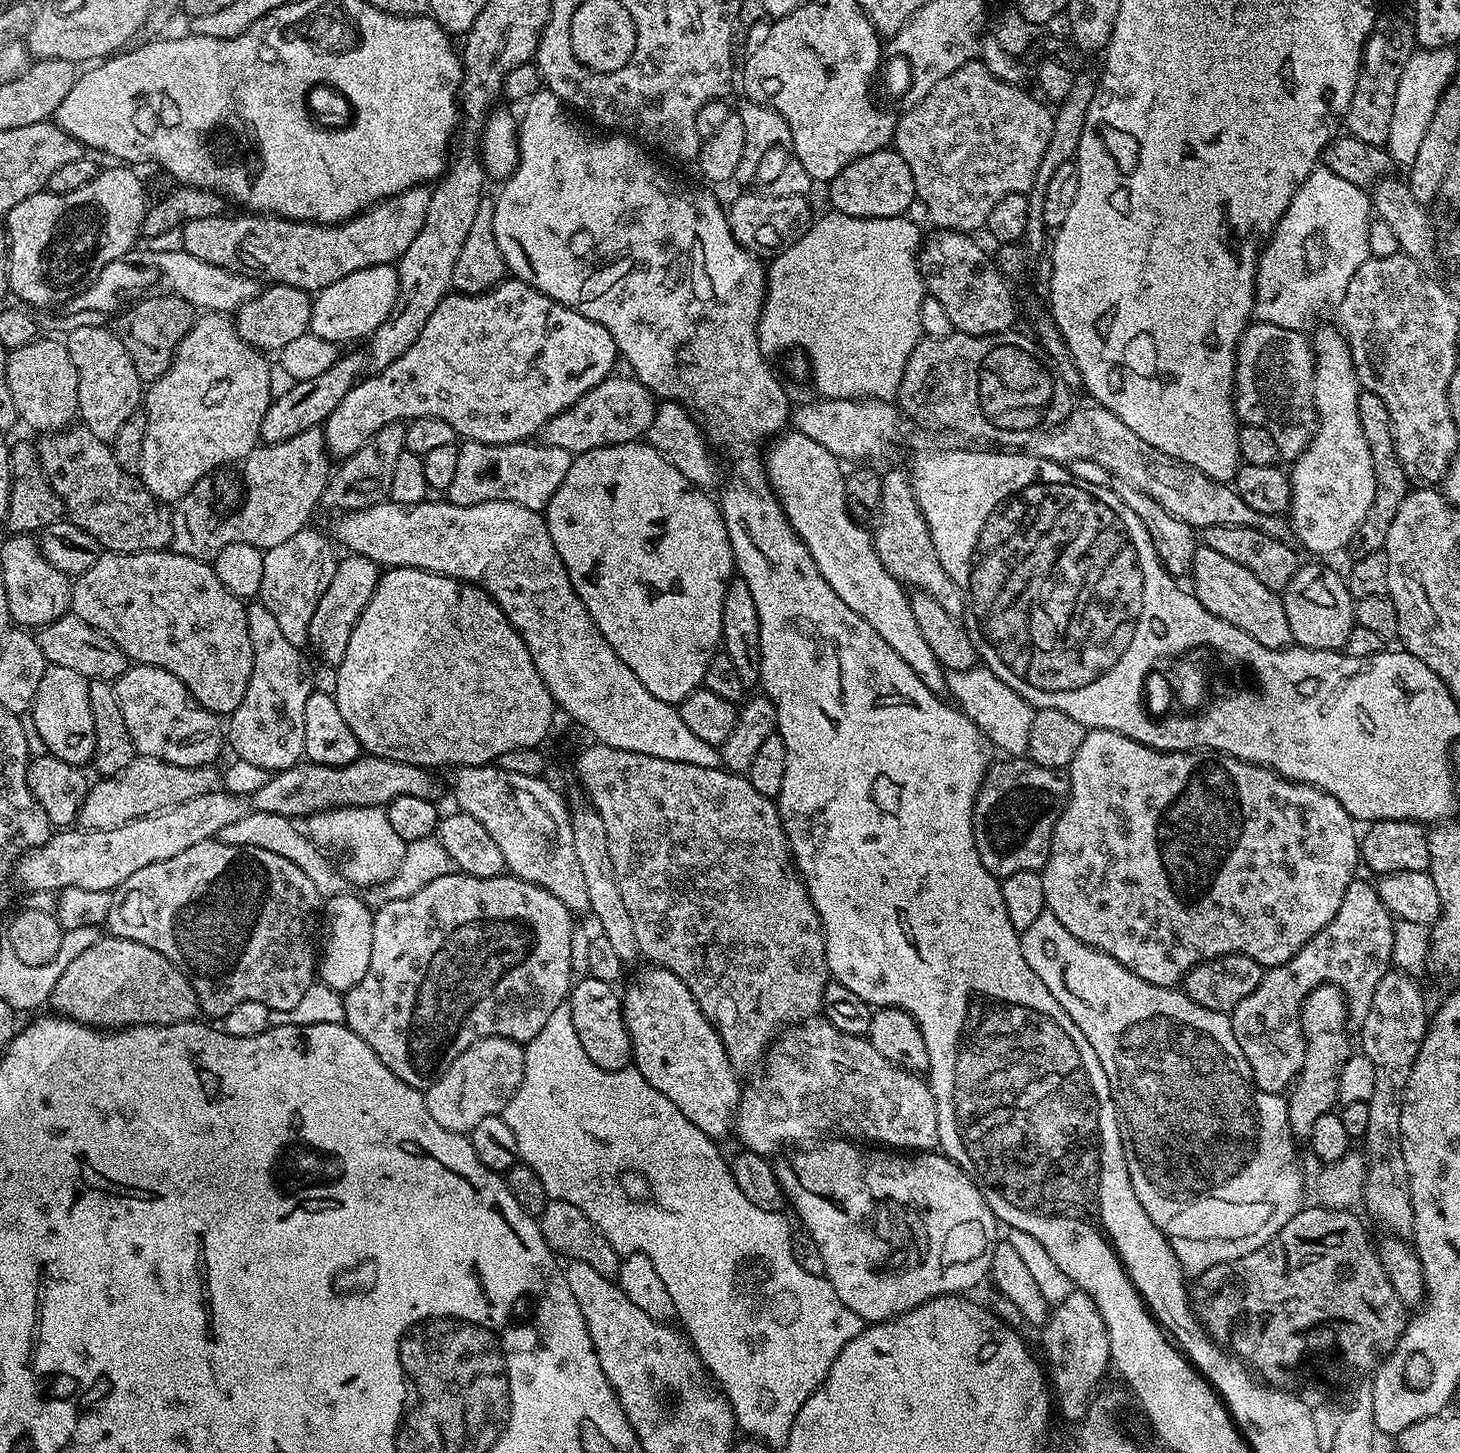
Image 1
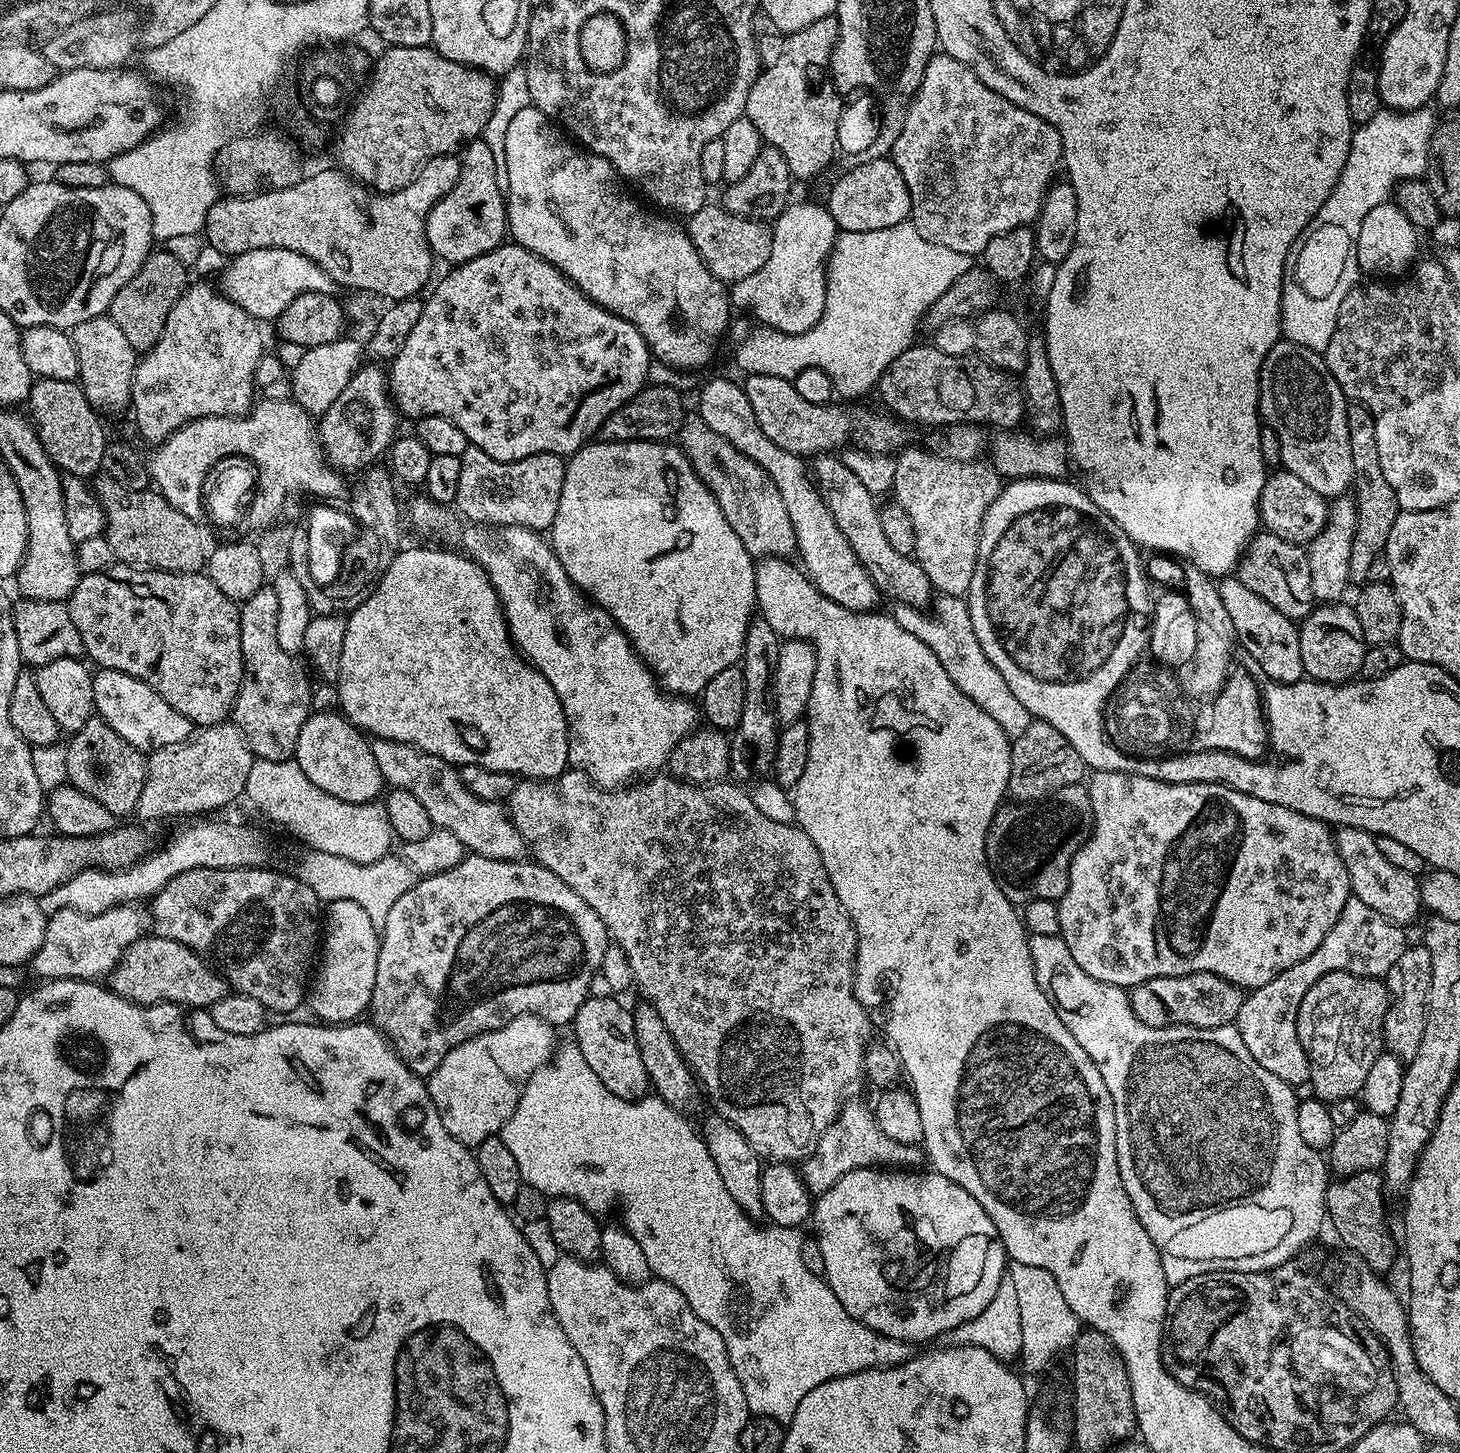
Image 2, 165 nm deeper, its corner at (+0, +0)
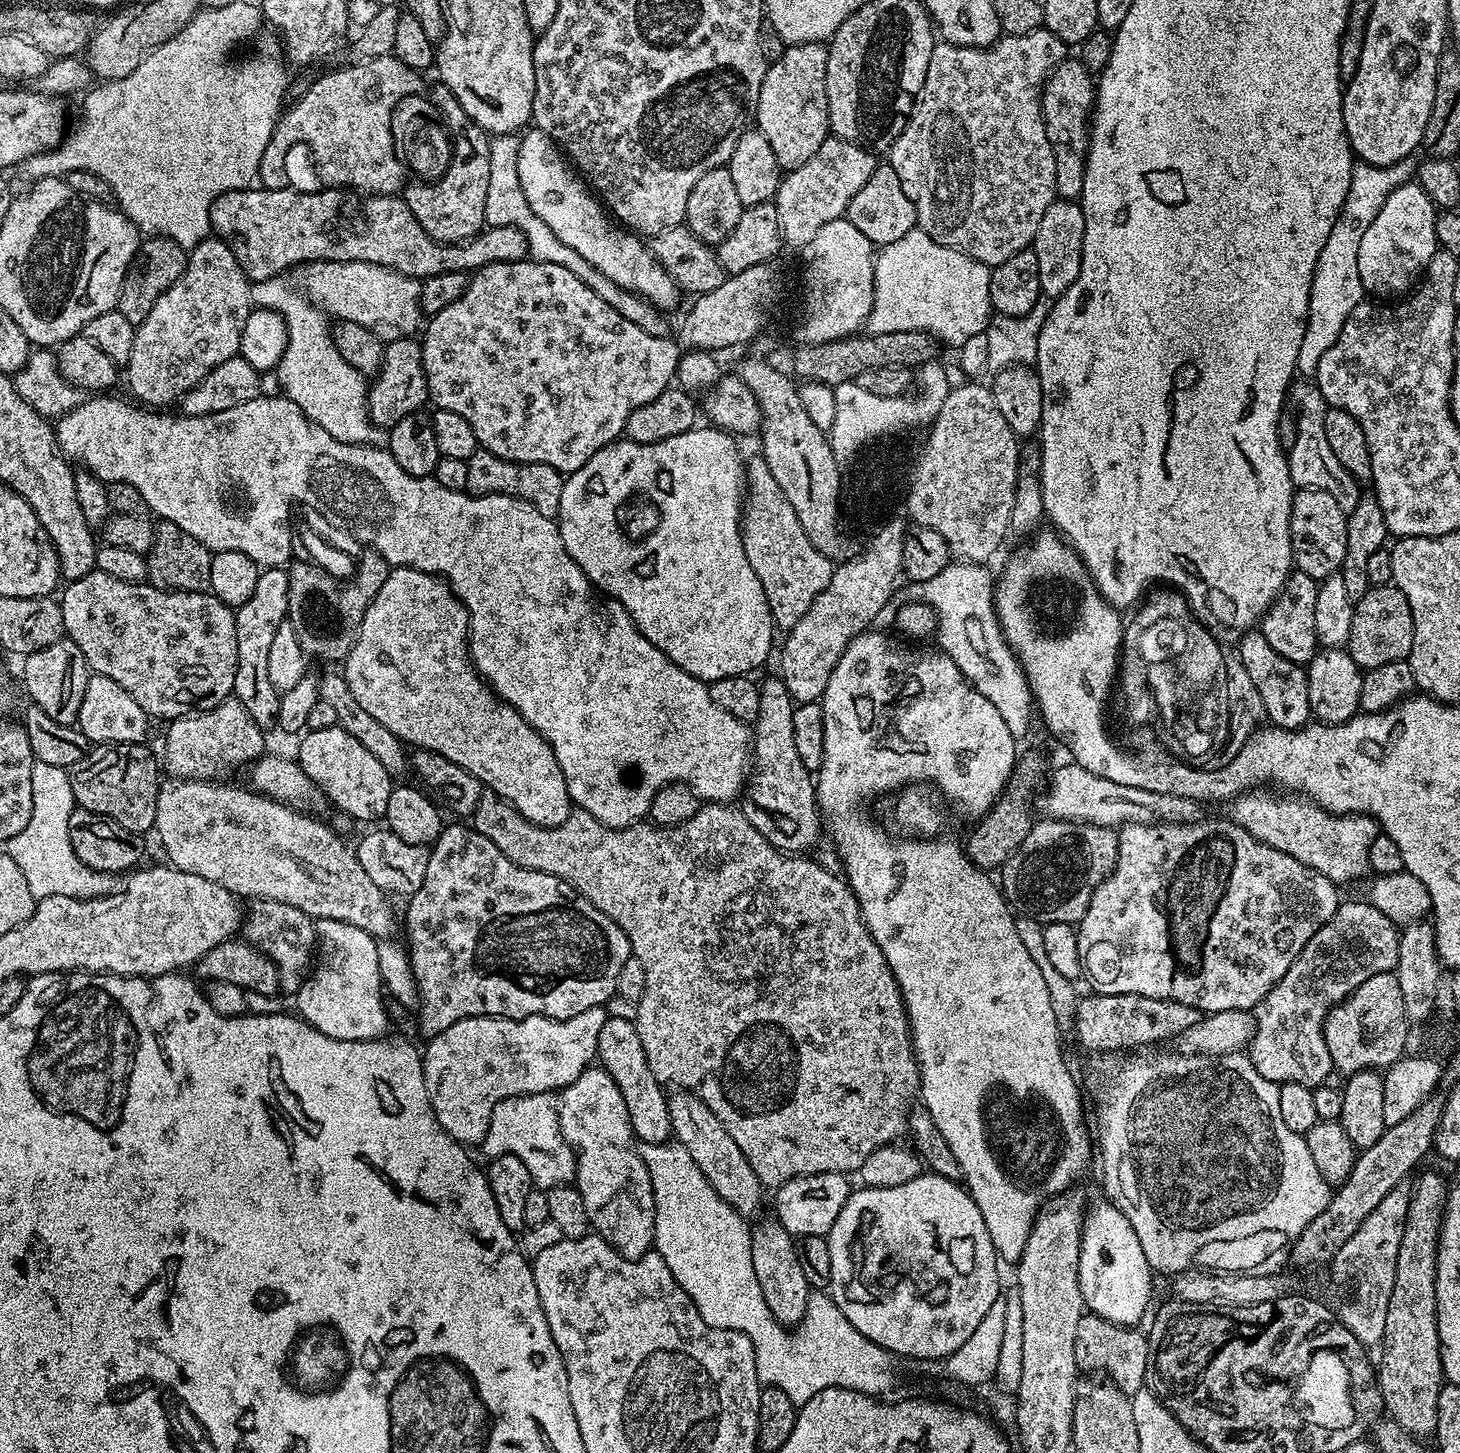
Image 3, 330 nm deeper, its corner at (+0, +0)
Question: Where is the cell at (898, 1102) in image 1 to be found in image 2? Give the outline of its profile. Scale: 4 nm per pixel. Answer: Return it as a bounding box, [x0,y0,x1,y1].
[798,1102,926,1194]

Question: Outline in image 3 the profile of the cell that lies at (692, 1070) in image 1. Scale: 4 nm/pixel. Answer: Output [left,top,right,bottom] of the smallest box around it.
[750,1218,810,1326]

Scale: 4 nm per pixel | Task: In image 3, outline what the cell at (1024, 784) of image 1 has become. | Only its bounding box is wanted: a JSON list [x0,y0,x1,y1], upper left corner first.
[998,819,1119,926]

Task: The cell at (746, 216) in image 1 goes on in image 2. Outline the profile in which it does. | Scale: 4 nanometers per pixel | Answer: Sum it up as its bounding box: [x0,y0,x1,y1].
[686,202,771,282]

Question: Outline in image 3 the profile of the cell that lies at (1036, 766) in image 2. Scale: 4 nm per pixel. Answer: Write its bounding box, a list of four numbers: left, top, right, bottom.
[966,752,1049,870]

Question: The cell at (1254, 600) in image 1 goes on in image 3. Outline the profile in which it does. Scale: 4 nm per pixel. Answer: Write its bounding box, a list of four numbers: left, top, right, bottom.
[1238,630,1312,728]

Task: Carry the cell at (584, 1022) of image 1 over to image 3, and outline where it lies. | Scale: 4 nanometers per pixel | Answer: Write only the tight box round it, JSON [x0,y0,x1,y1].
[596,1016,672,1145]

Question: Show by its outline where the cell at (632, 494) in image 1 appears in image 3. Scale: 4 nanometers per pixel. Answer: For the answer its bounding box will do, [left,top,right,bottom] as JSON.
[558,426,774,682]

